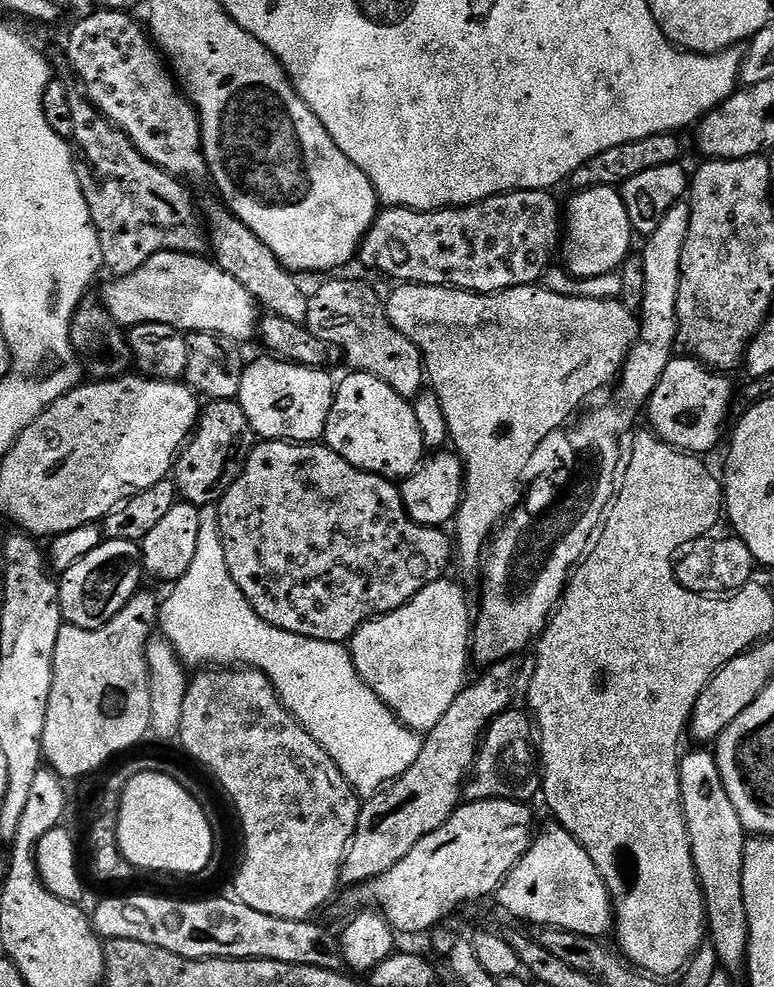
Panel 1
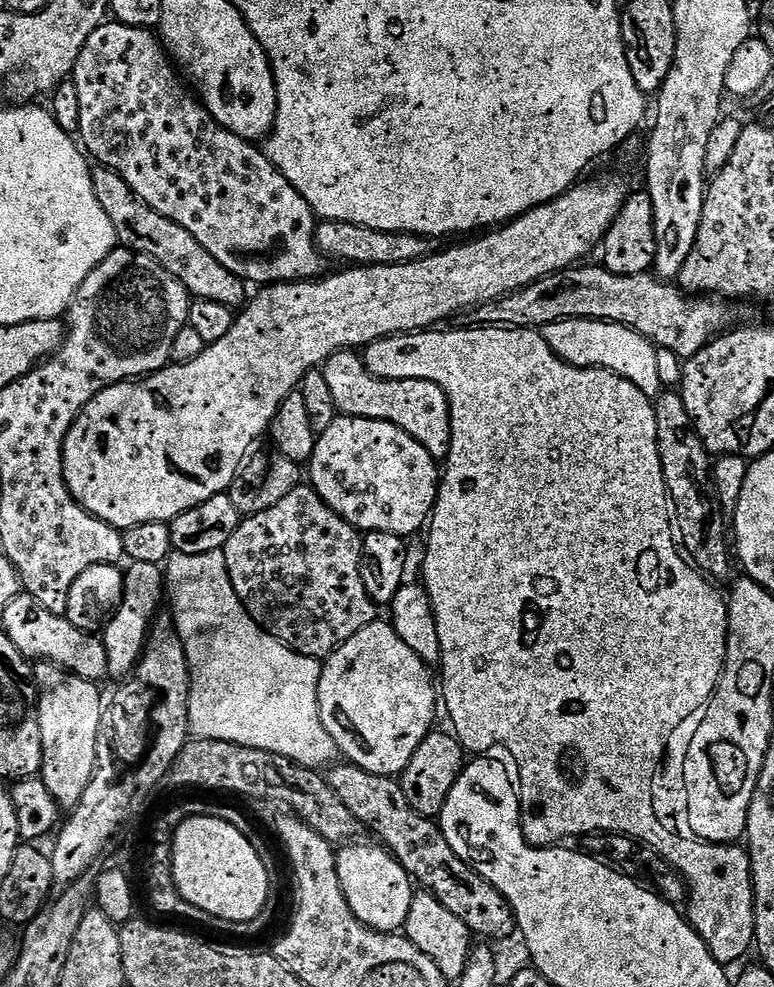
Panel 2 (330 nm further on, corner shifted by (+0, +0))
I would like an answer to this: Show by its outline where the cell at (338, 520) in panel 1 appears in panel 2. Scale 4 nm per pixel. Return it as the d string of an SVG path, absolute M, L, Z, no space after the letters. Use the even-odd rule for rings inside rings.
M301 486L290 490L290 494L286 494L286 498L282 498L282 502L270 506L270 510L262 510L262 514L243 517L238 530L234 530L234 535L230 538L230 542L226 542L222 551L226 558L228 577L238 594L238 598L244 603L244 611L250 614L250 618L254 618L254 622L259 628L263 628L275 640L282 642L288 648L293 648L298 654L313 656L314 659L323 661L335 648L342 646L350 638L354 638L354 634L358 634L358 630L362 630L377 619L378 606L372 601L370 594L366 594L366 586L364 585L364 541L362 533L359 528L341 518L337 512L330 510L330 506L326 506L326 502L322 502L322 498L311 486Z

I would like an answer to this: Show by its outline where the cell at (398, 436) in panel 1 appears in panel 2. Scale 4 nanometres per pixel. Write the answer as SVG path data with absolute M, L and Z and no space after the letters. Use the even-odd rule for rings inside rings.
M337 415L334 422L330 422L327 430L322 430L316 438L314 446L314 454L312 459L307 461L306 476L310 479L310 486L322 498L322 502L326 502L326 506L330 506L330 510L334 510L346 522L350 522L354 527L359 528L361 533L369 532L385 532L386 534L394 534L395 536L403 536L411 538L416 531L423 529L425 525L431 521L432 511L436 505L436 498L440 495L440 482L442 479L441 469L438 467L437 460L428 453L425 448L414 438L410 438L410 434L406 434L398 426L394 426L390 422L382 422L381 420L371 420L370 418L358 418L357 416Z

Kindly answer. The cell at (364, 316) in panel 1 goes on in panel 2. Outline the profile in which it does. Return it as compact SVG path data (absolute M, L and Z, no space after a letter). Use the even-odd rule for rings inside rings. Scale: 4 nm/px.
M352 350L334 353L322 365L322 371L326 383L330 386L330 394L334 397L334 406L339 415L390 422L406 434L410 434L410 438L417 440L437 462L447 461L452 441L452 415L446 394L437 384L429 380L380 380L364 365L363 359Z

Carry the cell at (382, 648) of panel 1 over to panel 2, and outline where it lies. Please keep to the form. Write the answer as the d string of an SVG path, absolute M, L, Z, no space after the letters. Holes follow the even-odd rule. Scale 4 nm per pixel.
M377 618L371 624L365 626L362 630L358 630L358 634L354 634L354 638L350 638L342 646L338 646L323 661L320 670L320 681L318 682L318 706L322 714L322 726L326 726L326 734L330 734L330 738L334 738L336 743L336 751L349 764L356 764L362 770L366 770L370 774L378 774L379 776L399 777L410 762L410 758L414 758L414 754L418 750L418 746L428 737L429 732L433 731L436 720L436 704L438 708L438 684L432 681L433 669L422 662L422 658L418 658L418 654L414 654L414 650L410 650L410 646L406 646L406 642L402 642L402 638L398 638L398 634L392 628L391 623L387 619Z

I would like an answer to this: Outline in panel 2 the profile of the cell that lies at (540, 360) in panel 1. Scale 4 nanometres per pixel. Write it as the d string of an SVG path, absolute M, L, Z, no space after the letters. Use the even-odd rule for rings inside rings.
M467 326L467 327L468 327L468 328L456 328L456 329L454 329L454 330L453 330L453 332L440 332L440 331L444 331L444 330L421 330L421 331L418 331L418 332L409 332L409 333L407 333L407 334L401 334L401 335L399 335L399 336L387 336L387 337L386 337L386 338L382 338L382 339L381 339L381 340L376 340L376 341L374 341L374 342L373 342L373 344L370 344L370 345L367 345L367 347L365 347L365 348L364 348L364 349L363 349L363 352L362 352L362 359L363 359L363 361L364 361L364 365L365 365L365 366L366 366L366 367L368 367L368 368L369 368L369 370L371 370L371 372L372 372L372 373L374 373L374 374L375 374L375 376L377 376L377 378L379 378L379 379L380 379L380 380L429 380L429 381L430 381L430 382L434 382L434 383L435 383L435 384L437 384L437 385L438 385L438 386L439 386L439 387L440 387L440 389L441 389L441 390L443 390L443 392L444 392L444 393L445 393L445 394L446 394L446 398L447 398L447 399L448 399L448 405L449 405L449 406L450 406L450 414L451 414L451 415L452 415L452 441L451 441L451 442L450 442L450 454L449 454L449 455L448 455L448 458L447 458L447 461L446 461L446 467L448 467L448 469L447 469L447 468L446 468L446 467L445 467L445 468L444 468L444 469L443 469L443 472L442 472L442 479L441 479L441 482L440 482L440 495L439 495L439 496L437 496L437 498L436 498L436 505L435 505L435 506L434 506L434 510L433 510L433 511L432 511L432 518L431 518L431 521L430 521L430 523L429 523L429 524L428 524L428 525L427 525L427 528L426 528L426 533L427 533L427 532L428 532L428 549L426 549L426 550L425 550L425 552L424 552L424 577L422 577L422 583L423 583L423 586L424 586L424 589L425 589L425 590L427 590L427 591L428 591L428 597L429 597L429 598L430 598L430 602L431 602L431 603L432 603L432 609L433 609L433 610L434 610L434 618L435 618L435 619L436 619L436 621L437 621L437 622L438 622L438 642L442 642L442 654L441 654L441 655L440 655L440 663L439 663L439 667L440 667L440 668L441 668L441 669L443 669L443 668L444 668L444 684L443 684L443 680L442 680L442 704L443 704L443 707L444 707L444 704L445 704L445 706L446 706L446 707L448 707L448 716L449 716L449 718L450 718L450 719L452 719L452 725L450 725L450 728L451 728L451 731L452 731L452 732L453 732L453 733L454 733L454 735L455 735L455 737L456 737L456 739L457 739L457 740L459 740L459 741L460 741L460 744L461 744L461 745L462 745L462 747L463 747L463 748L465 748L465 750L467 750L467 751L468 751L468 752L469 752L469 753L472 753L472 752L476 752L476 753L472 753L472 754L488 754L488 753L491 753L491 752L488 752L488 751L490 751L490 750L491 750L491 748L496 748L496 747L498 747L498 746L499 746L499 744L504 744L504 748L505 748L505 750L506 750L506 751L508 751L508 752L509 752L509 754L510 754L510 755L512 755L512 756L513 756L513 758L514 758L514 759L516 759L516 768L515 768L515 764L514 764L514 772L515 772L515 775L516 775L516 776L517 776L517 777L518 777L518 791L519 791L519 793L520 793L520 825L521 825L521 826L522 826L522 834L523 834L523 835L524 835L524 837L525 837L525 838L526 838L526 842L527 842L527 843L528 843L528 845L529 845L529 846L530 846L530 847L531 847L531 848L547 848L547 847L549 847L549 846L556 846L556 845L559 845L559 844L560 844L560 843L561 843L561 842L564 842L564 841L567 841L567 840L564 840L564 839L566 839L566 838L567 838L567 836L577 836L577 838L583 838L583 837L585 837L585 836L587 836L587 835L589 835L589 834L607 834L607 833L610 833L610 832L618 832L618 833L620 833L620 835L622 835L622 836L630 836L630 837L632 837L632 839L634 839L634 840L638 840L638 841L640 841L640 843L641 843L641 844L643 844L643 845L645 845L645 846L647 846L647 847L649 847L649 848L651 848L651 849L652 849L652 851L653 851L653 852L656 852L656 853L657 853L657 854L659 854L659 855L660 855L660 857L661 857L661 858L663 858L663 860L664 860L664 861L666 861L666 863L668 863L668 864L669 864L669 866L671 866L671 868L675 868L675 869L676 869L676 871L677 871L677 872L679 872L679 874L680 874L680 876L681 876L681 878L683 878L683 880L684 880L684 883L685 883L685 884L687 884L687 885L688 885L688 903L687 903L687 905L686 905L686 919L687 919L687 921L688 921L688 923L689 923L689 924L691 924L691 925L692 925L692 928L693 928L693 929L694 929L694 931L695 931L695 932L697 932L697 933L698 933L698 934L699 934L699 936L700 936L700 937L701 937L701 938L702 938L702 942L706 942L706 946L707 946L707 947L708 947L708 949L709 949L709 950L710 950L710 954L711 954L711 955L712 955L712 957L713 957L713 958L715 958L715 959L716 959L716 960L717 960L717 962L719 962L719 963L720 963L720 964L722 964L722 965L725 965L725 966L731 966L731 964L736 964L736 963L738 963L738 962L739 962L739 960L740 960L740 959L742 959L742 958L743 958L743 956L744 956L744 955L746 955L746 954L747 954L747 952L748 952L748 951L749 951L749 952L750 952L750 953L751 953L751 952L752 952L752 951L753 951L753 948L754 948L754 941L755 941L755 939L756 939L756 927L755 927L755 926L754 926L754 914L755 914L755 913L756 913L756 899L755 899L755 898L754 898L754 890L753 890L753 889L752 889L752 863L751 863L751 862L750 862L750 858L749 858L749 857L748 857L748 850L747 850L747 847L744 847L744 846L741 846L741 845L740 845L740 844L739 844L739 843L735 843L735 844L732 844L732 845L731 845L731 846L730 846L730 848L712 848L712 847L711 847L711 846L702 846L702 845L701 845L701 844L684 844L684 840L680 840L680 839L679 839L679 838L677 838L677 837L676 837L676 836L668 836L668 832L664 832L664 828L660 828L660 824L656 824L656 816L652 816L652 804L648 804L648 796L652 796L652 774L653 774L653 772L654 772L654 770L655 770L655 769L656 769L656 759L657 759L657 760L659 760L659 762L661 762L661 763L662 763L662 762L663 762L663 760L664 760L664 759L663 759L663 758L662 758L662 757L661 757L661 755L660 755L660 752L659 752L659 751L660 751L660 748L665 748L665 747L666 747L666 742L667 742L667 741L668 741L668 736L669 736L669 735L670 735L670 734L671 734L671 732L672 732L672 731L673 731L673 729L674 729L674 728L676 728L676 724L680 724L680 720L684 720L684 716L688 716L688 712L692 712L692 708L696 708L696 704L698 704L698 705L699 705L699 706L701 706L701 707L703 707L703 708L704 708L704 707L705 707L705 705L706 705L706 704L708 704L708 702L709 702L709 700L711 700L711 699L712 699L712 696L713 696L713 695L714 695L714 694L715 694L715 692L716 692L716 688L717 688L717 686L718 686L718 685L719 685L719 682L720 682L720 676L721 676L721 675L722 675L722 674L723 674L723 670L724 670L724 663L725 663L725 662L726 662L726 660L727 660L727 634L728 634L728 605L727 605L727 603L725 603L725 601L724 601L724 600L723 600L723 599L722 599L722 594L721 594L721 598L720 598L720 592L719 592L719 590L718 590L718 589L716 589L716 588L719 588L719 587L717 587L717 585L716 585L716 584L715 584L715 583L713 583L713 581L712 581L712 580L711 580L711 579L708 579L708 578L705 578L705 577L704 577L704 576L703 576L703 575L701 575L701 573L699 573L699 572L697 572L697 571L696 571L696 569L695 569L695 568L693 568L693 567L692 567L692 565L691 565L691 564L689 564L689 563L688 563L688 561L687 561L687 560L685 560L685 559L684 559L684 557L683 557L683 556L681 556L681 554L680 554L680 550L679 550L679 548L677 548L677 547L676 547L676 538L675 538L675 535L674 535L674 516L673 516L673 513L672 513L672 512L671 512L671 511L670 511L670 501L669 501L669 498L668 498L668 487L667 487L667 486L666 486L666 478L665 478L665 477L664 477L664 475L663 475L663 474L662 474L662 458L661 458L661 457L660 457L660 455L659 455L659 454L658 454L658 430L657 430L657 429L656 429L656 409L655 409L655 407L654 407L654 404L653 404L653 401L652 401L652 400L651 400L651 399L650 399L650 398L649 398L649 396L647 396L647 395L646 395L646 394L642 394L642 390L638 390L638 386L634 386L634 382L630 382L630 381L629 381L629 380L627 380L627 379L626 379L626 378L622 378L622 377L621 377L621 376L619 376L619 375L618 375L618 374L614 374L614 373L613 373L613 372L611 372L611 371L610 371L610 370L606 370L606 369L605 369L605 368L576 368L576 367L574 367L574 366L573 366L573 365L572 365L572 364L568 364L568 363L566 363L566 361L565 361L565 360L564 360L564 359L562 359L562 358L561 358L561 357L560 357L560 356L556 356L556 355L555 355L555 353L553 353L553 352L552 352L552 350L551 350L551 348L550 348L550 346L549 346L549 345L548 345L548 344L547 344L547 343L546 343L546 342L545 342L545 341L544 341L544 337L543 337L543 335L541 335L541 333L540 333L540 332L539 332L539 331L537 331L537 329L535 329L535 328L481 328L481 327L479 327L479 326ZM564 756L576 756L576 760L577 760L577 762L578 762L578 763L580 763L580 777L578 777L578 778L577 778L577 780L576 780L576 781L572 781L572 780L568 780L568 772L567 772L567 770L566 770L566 769L564 769Z

